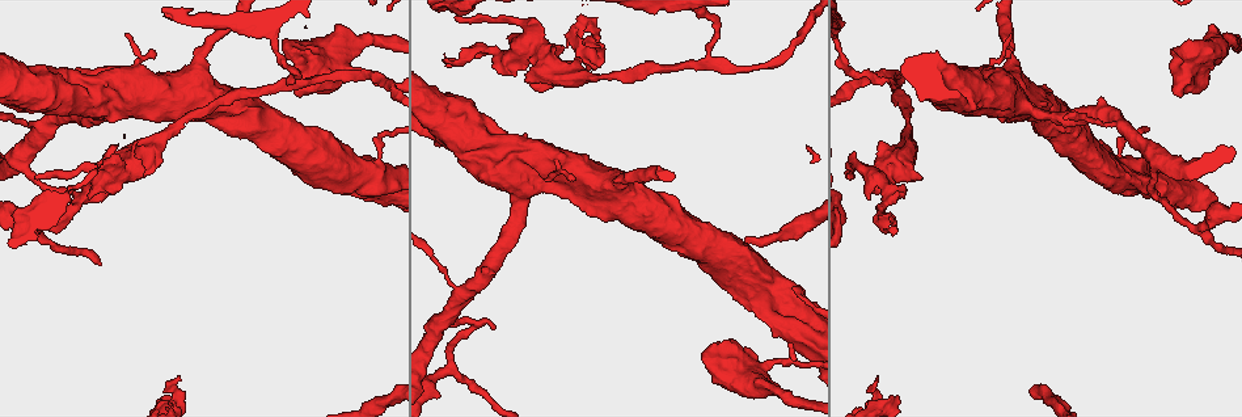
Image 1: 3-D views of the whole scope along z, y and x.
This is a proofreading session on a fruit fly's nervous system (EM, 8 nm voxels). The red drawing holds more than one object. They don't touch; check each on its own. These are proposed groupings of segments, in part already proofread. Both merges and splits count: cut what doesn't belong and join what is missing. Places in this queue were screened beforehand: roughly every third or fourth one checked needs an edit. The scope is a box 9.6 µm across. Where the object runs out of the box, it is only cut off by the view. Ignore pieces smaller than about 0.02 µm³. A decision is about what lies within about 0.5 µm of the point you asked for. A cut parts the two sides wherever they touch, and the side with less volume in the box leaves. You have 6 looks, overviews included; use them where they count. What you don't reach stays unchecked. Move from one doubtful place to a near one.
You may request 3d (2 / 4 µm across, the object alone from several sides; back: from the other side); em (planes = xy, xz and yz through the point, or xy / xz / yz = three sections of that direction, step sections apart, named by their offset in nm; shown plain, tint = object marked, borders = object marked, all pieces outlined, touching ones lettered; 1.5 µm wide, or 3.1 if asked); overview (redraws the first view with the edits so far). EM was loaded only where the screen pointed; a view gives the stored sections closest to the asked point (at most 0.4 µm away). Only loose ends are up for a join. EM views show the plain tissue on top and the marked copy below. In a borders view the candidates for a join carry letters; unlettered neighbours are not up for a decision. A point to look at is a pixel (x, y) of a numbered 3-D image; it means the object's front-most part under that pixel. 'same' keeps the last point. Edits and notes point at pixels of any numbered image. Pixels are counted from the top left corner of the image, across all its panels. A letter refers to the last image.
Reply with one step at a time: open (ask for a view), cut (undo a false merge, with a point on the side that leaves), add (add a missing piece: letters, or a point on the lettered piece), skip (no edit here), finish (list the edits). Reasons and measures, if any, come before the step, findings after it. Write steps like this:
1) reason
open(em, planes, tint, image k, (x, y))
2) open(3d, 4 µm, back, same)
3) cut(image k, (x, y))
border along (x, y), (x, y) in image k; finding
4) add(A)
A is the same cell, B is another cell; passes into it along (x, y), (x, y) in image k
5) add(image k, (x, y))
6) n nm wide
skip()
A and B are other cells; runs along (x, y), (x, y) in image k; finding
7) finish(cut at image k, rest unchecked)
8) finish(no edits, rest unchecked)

free end
open(3d, 4 µm, image 1, (1176, 49))

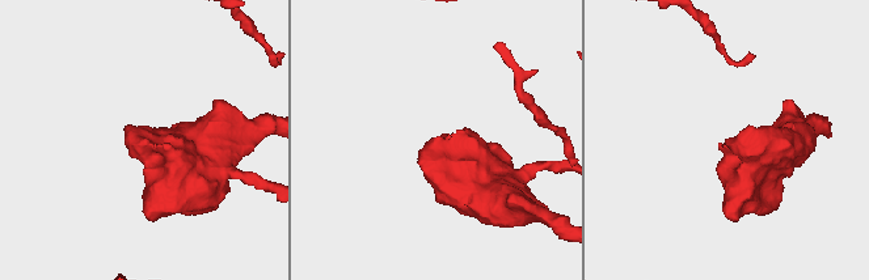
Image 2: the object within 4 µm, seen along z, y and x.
shape alone is not enough
open(em, yz, step 8, borders, image 2, (146, 141))

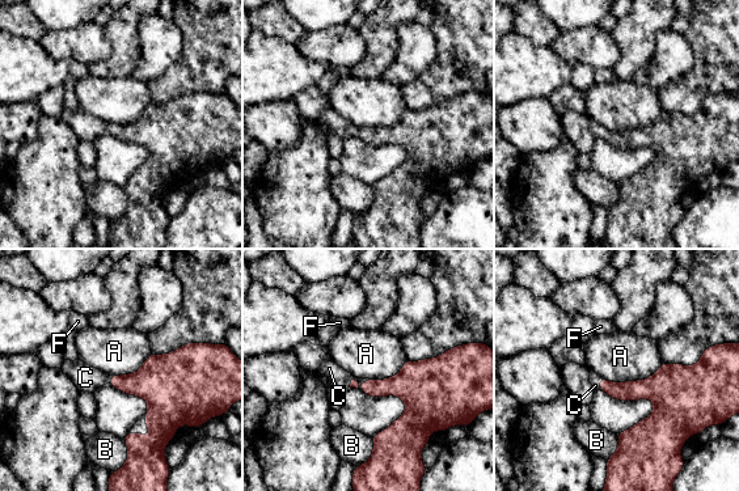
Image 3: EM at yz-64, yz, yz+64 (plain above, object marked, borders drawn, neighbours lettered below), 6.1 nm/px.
add(C)
C is the same cell, A, B and F are other cells; passes into it along (630, 390), (599, 384), (594, 377) in image 3; it goes on there

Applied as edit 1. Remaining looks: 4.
redraw
open(overview)

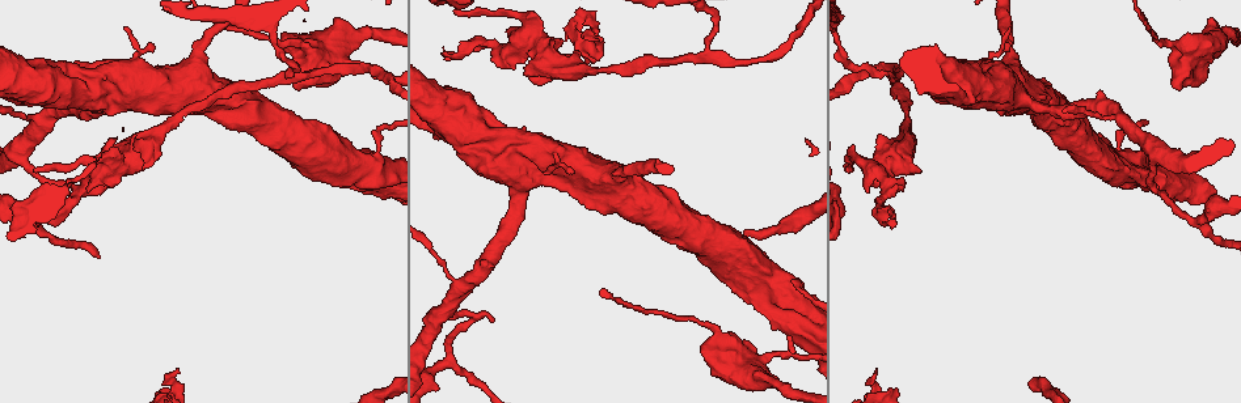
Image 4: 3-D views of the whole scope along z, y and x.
open(em, planes, borders, image 4, (853, 67))

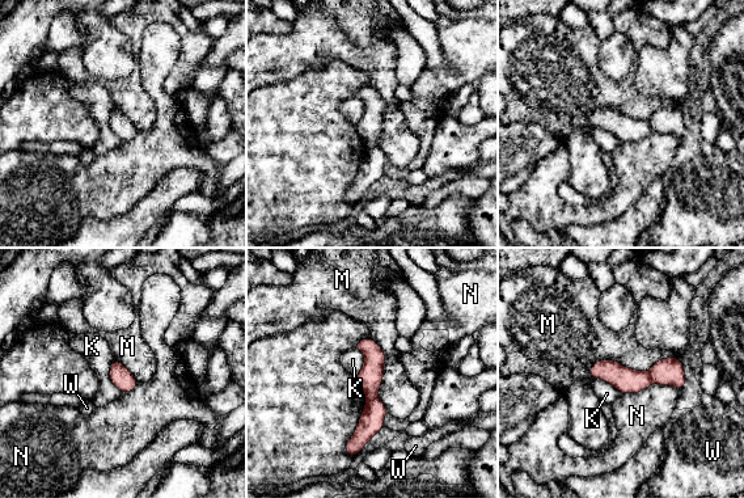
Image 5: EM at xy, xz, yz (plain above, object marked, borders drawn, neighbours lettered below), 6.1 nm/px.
120 nm wide
cut(image 5, (626, 380))
K, M, N and W are other cells; border along (647, 372), (652, 382) in image 5; a second neuron is stuck on

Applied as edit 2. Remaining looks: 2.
finish(add at image 3, cut at image 5, rest unchecked)

